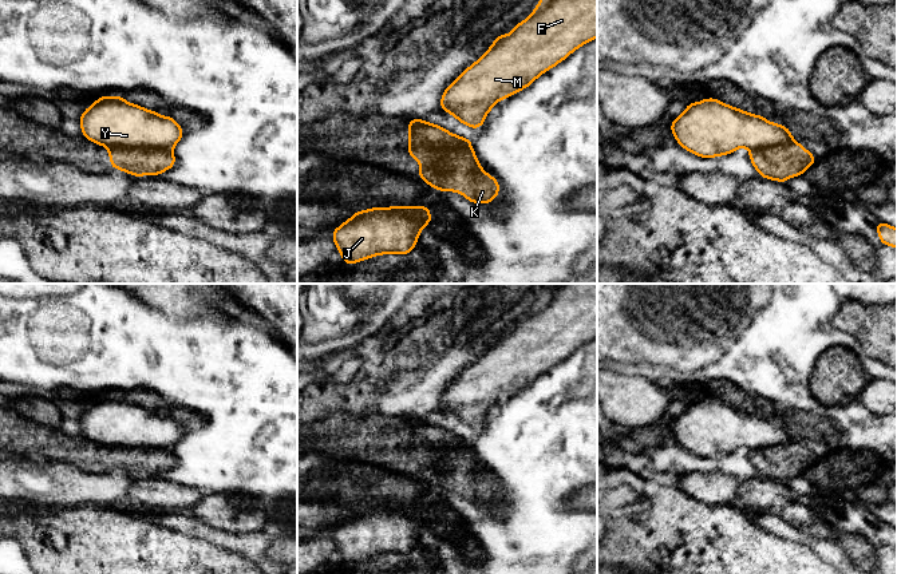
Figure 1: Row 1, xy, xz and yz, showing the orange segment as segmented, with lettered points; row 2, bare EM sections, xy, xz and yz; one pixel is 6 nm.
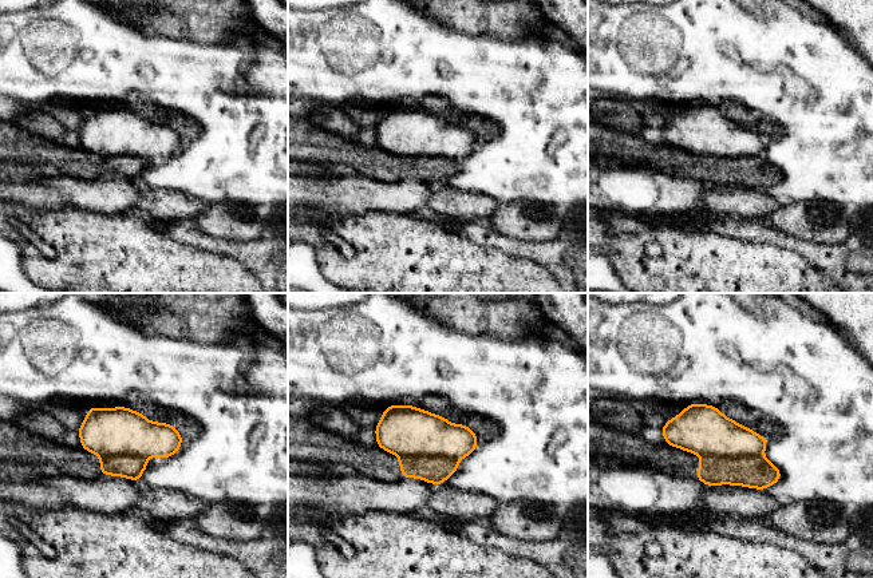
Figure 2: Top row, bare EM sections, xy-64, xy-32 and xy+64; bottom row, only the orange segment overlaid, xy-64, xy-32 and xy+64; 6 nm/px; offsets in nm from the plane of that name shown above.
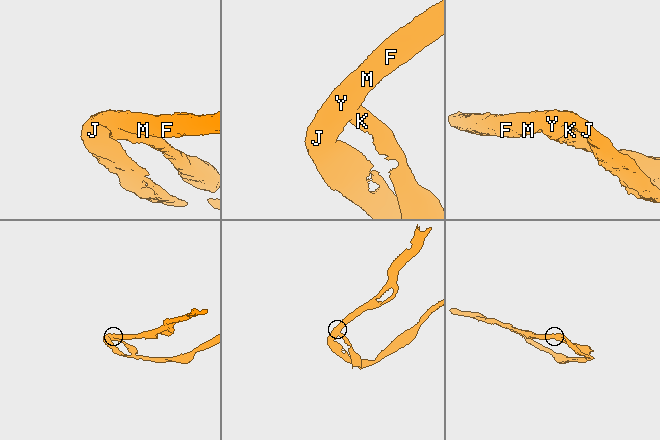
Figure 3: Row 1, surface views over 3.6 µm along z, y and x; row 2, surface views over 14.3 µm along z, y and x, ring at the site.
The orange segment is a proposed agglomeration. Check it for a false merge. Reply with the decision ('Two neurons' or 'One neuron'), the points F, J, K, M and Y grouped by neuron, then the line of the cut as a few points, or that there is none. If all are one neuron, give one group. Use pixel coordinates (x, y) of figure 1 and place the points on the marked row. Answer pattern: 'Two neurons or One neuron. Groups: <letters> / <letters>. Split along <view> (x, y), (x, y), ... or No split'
Two neurons. Groups: F J M Y / K. Split along xy (109, 146), (157, 147), (170, 151)

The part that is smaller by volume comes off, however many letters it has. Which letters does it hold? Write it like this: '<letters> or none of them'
K

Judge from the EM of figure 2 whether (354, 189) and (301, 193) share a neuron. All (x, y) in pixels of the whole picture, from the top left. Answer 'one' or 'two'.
one

